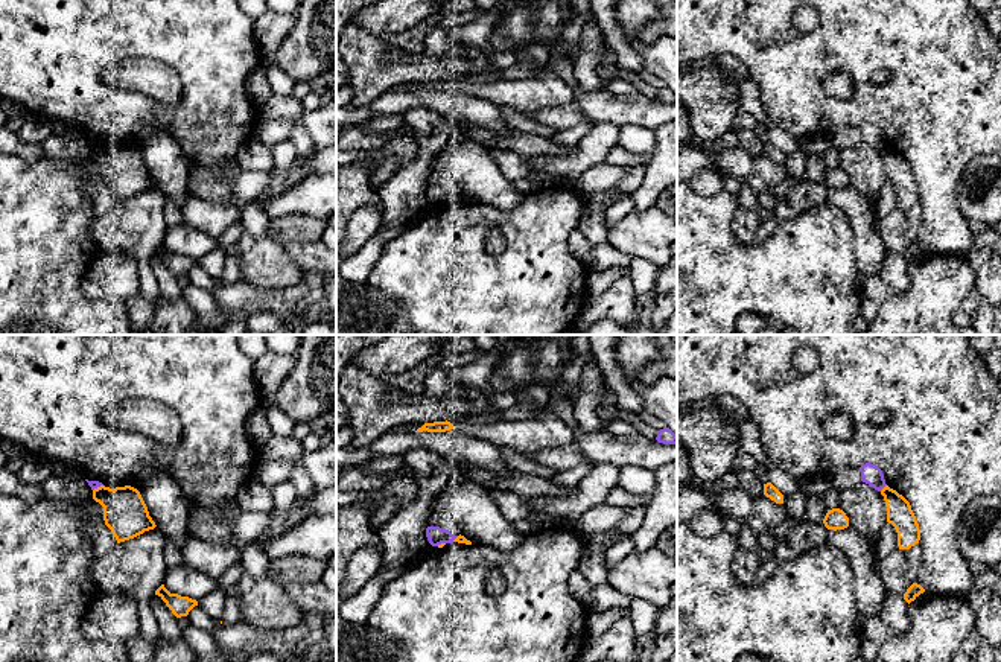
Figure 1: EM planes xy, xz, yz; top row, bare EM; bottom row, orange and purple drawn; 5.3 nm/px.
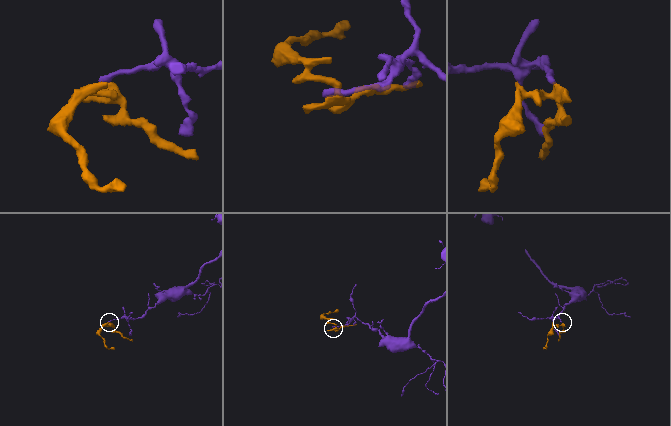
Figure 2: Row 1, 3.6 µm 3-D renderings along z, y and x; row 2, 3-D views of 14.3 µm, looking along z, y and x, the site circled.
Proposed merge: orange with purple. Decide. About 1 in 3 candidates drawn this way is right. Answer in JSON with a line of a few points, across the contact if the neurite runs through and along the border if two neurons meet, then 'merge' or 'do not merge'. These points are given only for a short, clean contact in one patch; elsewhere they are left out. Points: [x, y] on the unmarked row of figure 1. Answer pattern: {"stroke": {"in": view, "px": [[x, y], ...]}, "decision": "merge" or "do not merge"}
{"decision": "do not merge"}

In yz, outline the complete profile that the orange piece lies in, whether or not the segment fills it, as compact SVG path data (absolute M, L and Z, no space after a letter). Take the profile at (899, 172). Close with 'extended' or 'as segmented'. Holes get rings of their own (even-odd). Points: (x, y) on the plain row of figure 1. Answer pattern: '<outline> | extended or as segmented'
M885 145L881 149L887 166L887 181L898 192L899 208L910 208L920 199L920 189L910 161L896 149Z | as segmented

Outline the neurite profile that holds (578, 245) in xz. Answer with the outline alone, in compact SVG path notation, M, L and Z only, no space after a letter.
M578 228L569 236L567 240L567 250L569 253L577 257L578 260L586 262L590 250L592 250L592 243L590 240L586 237L584 233L581 233Z

